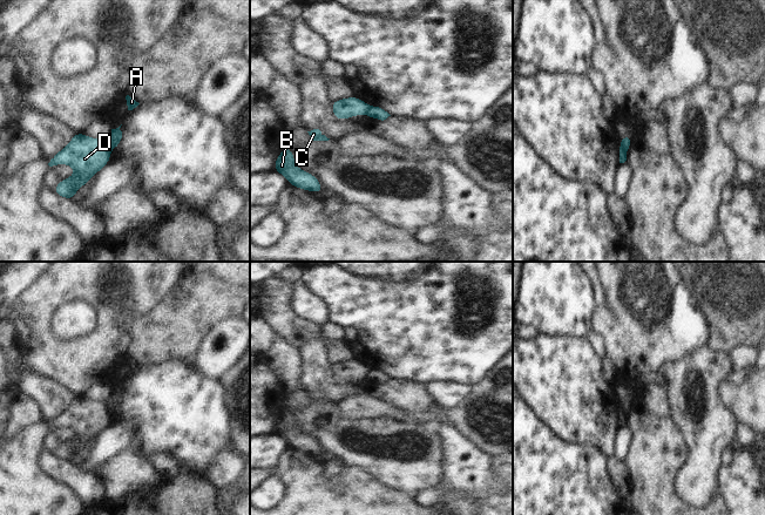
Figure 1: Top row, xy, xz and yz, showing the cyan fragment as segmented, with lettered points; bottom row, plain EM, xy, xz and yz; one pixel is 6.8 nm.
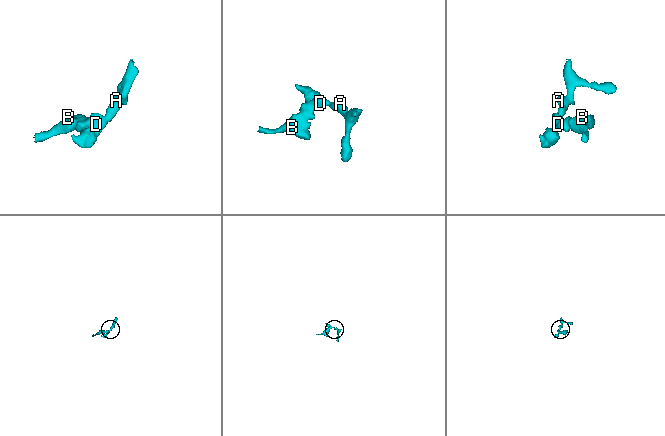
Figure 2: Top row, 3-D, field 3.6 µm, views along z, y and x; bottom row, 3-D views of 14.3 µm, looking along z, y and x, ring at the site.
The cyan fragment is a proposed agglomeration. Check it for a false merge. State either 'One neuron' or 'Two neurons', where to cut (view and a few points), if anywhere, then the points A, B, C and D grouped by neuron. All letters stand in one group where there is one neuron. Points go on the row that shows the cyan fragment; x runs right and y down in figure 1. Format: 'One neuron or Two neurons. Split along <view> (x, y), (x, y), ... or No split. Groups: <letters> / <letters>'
Two neurons. Split along xy (105, 140), (109, 150). Groups: A / B C D.

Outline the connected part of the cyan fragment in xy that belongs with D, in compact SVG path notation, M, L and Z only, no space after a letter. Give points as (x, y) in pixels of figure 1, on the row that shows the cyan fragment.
M75 133L72 141L48 163L49 167L69 164L74 168L75 174L62 179L53 191L72 201L76 190L88 183L109 161L110 150L106 140Z

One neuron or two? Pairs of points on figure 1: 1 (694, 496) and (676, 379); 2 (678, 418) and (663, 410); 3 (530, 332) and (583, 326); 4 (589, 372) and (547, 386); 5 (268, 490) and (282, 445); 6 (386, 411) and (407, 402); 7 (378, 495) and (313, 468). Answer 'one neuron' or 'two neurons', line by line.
1: one neuron
2: two neurons
3: two neurons
4: one neuron
5: one neuron
6: two neurons
7: one neuron

